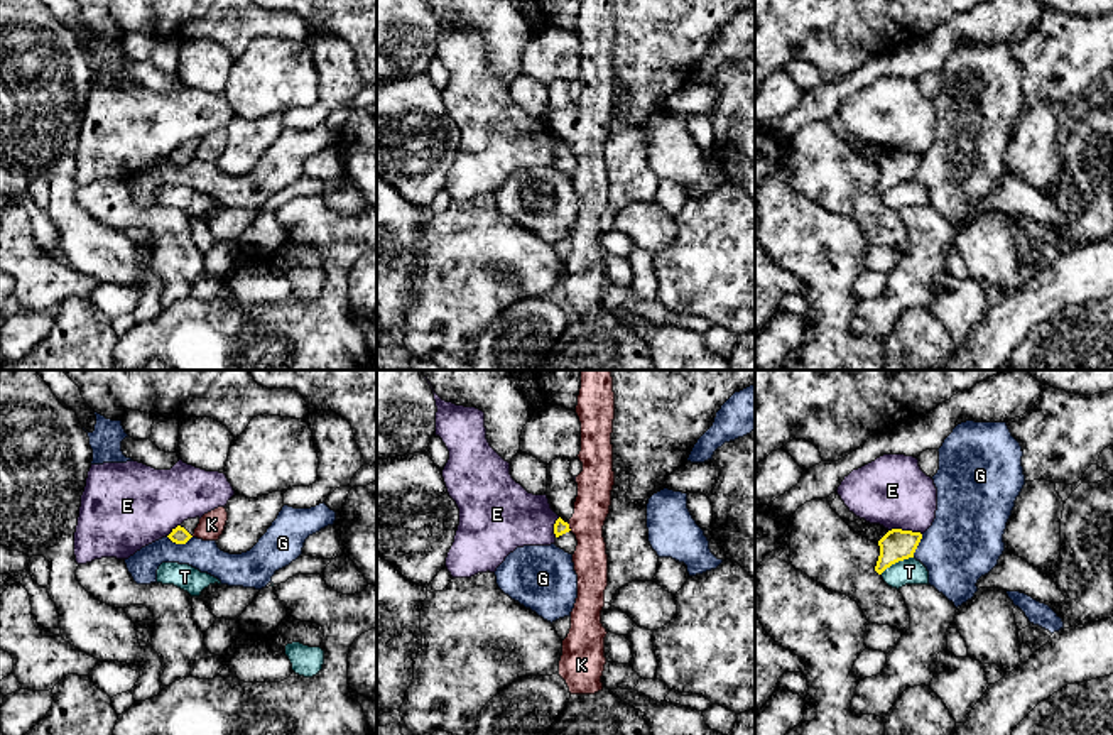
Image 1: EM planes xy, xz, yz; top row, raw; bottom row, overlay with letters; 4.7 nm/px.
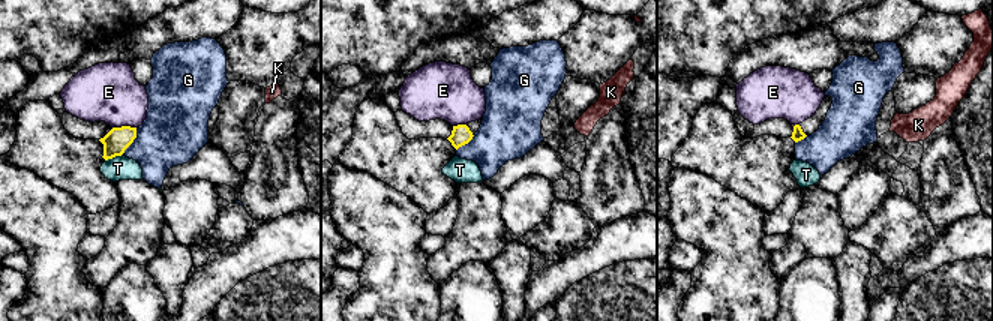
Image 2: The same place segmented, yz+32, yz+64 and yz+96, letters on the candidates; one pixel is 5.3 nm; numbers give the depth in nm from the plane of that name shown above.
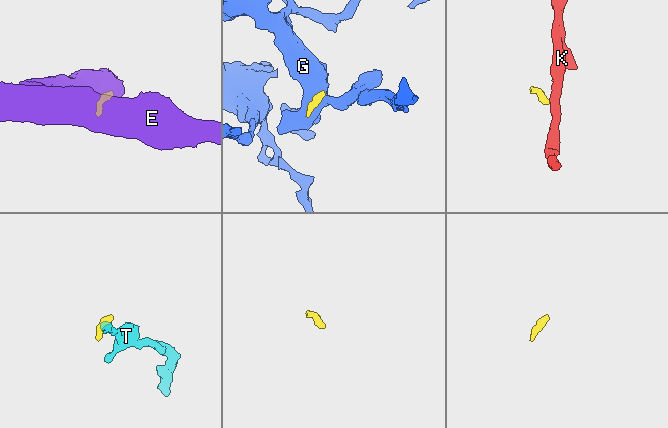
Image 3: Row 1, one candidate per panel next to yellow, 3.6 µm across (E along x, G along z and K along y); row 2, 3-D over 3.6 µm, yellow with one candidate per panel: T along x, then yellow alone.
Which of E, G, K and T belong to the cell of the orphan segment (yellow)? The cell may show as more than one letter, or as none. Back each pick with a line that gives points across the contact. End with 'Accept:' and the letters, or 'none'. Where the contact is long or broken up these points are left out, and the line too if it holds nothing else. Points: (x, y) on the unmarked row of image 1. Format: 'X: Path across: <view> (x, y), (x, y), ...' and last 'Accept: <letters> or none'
Accept: none

